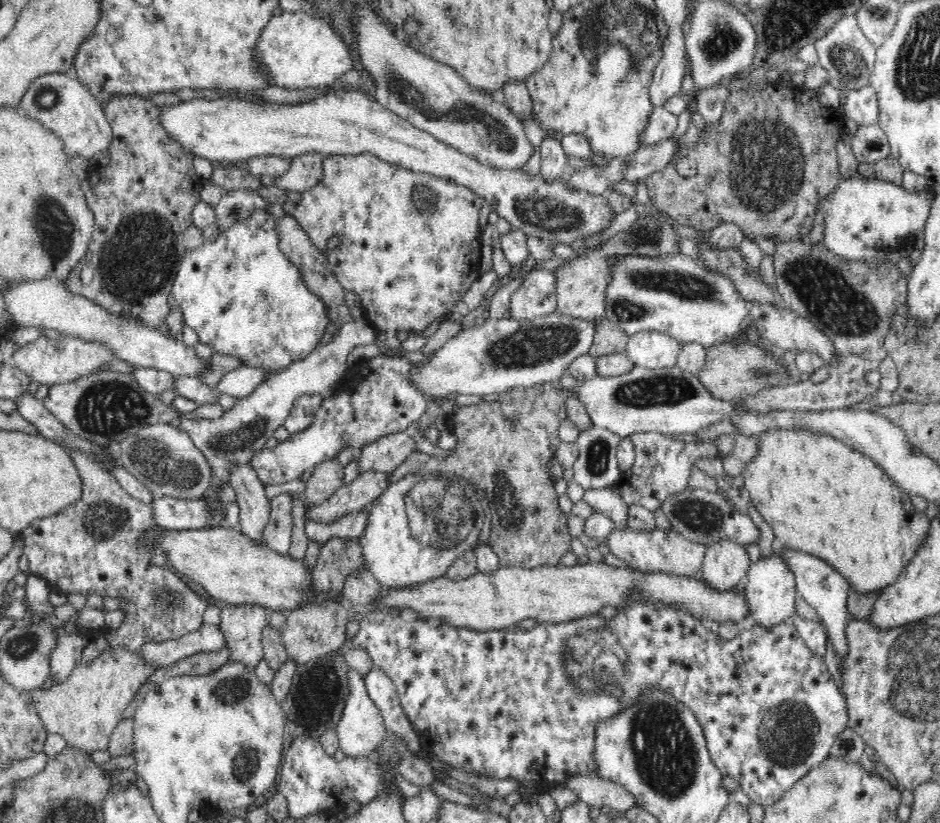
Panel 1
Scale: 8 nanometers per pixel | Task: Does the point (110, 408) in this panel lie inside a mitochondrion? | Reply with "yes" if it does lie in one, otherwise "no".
yes

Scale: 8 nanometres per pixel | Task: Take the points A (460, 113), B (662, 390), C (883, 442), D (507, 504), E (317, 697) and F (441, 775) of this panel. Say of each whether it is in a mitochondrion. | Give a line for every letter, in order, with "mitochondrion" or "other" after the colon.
A: mitochondrion
B: mitochondrion
C: other
D: mitochondrion
E: mitochondrion
F: other

